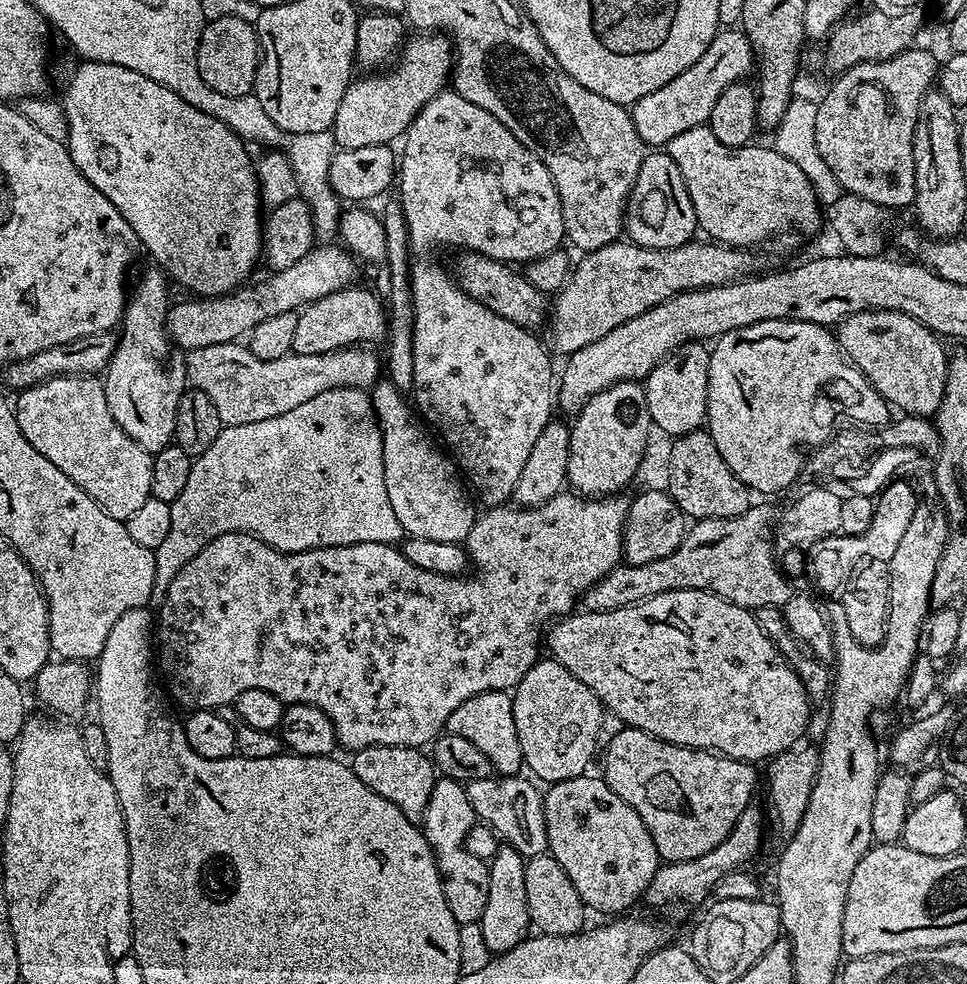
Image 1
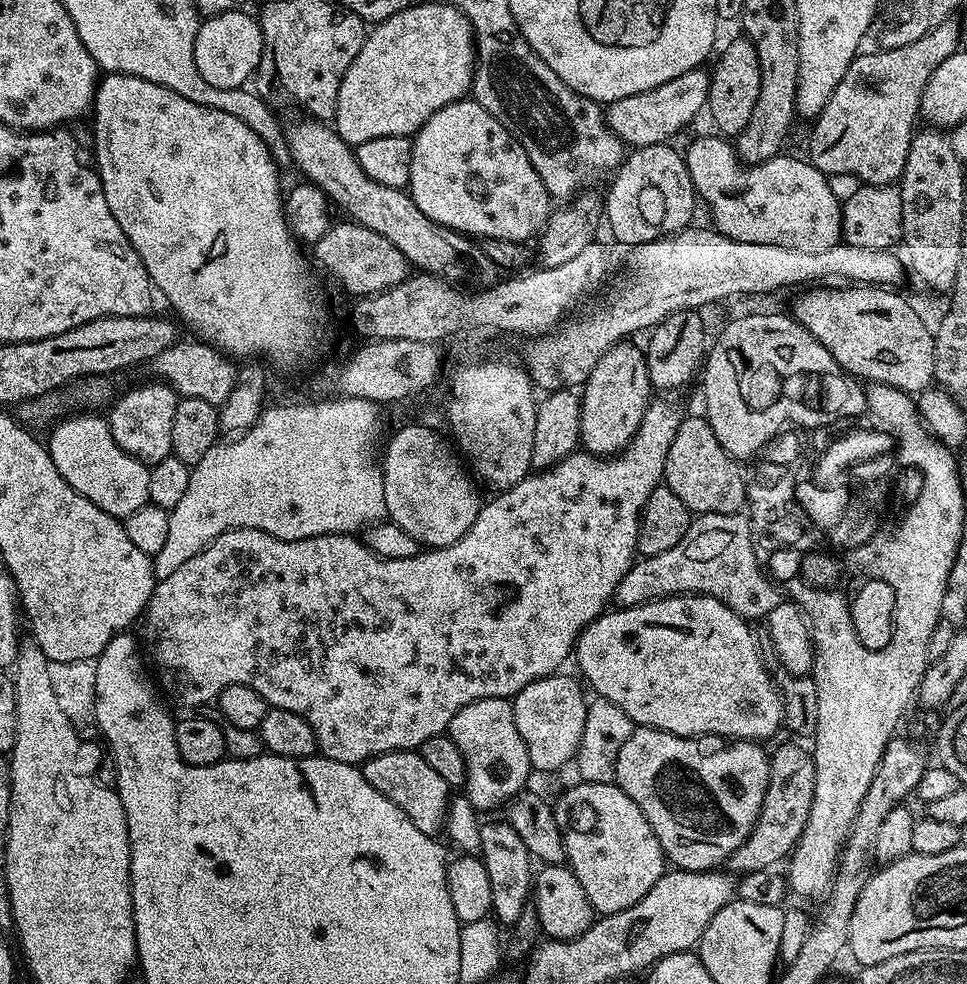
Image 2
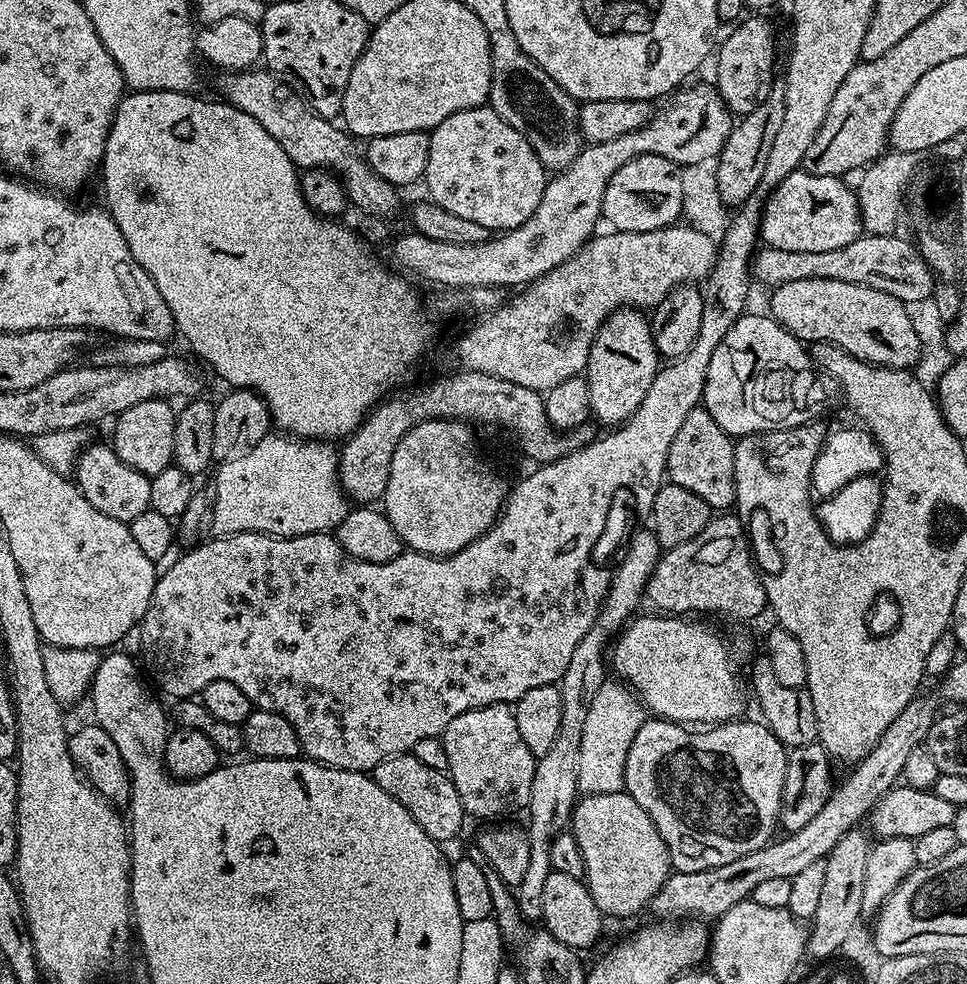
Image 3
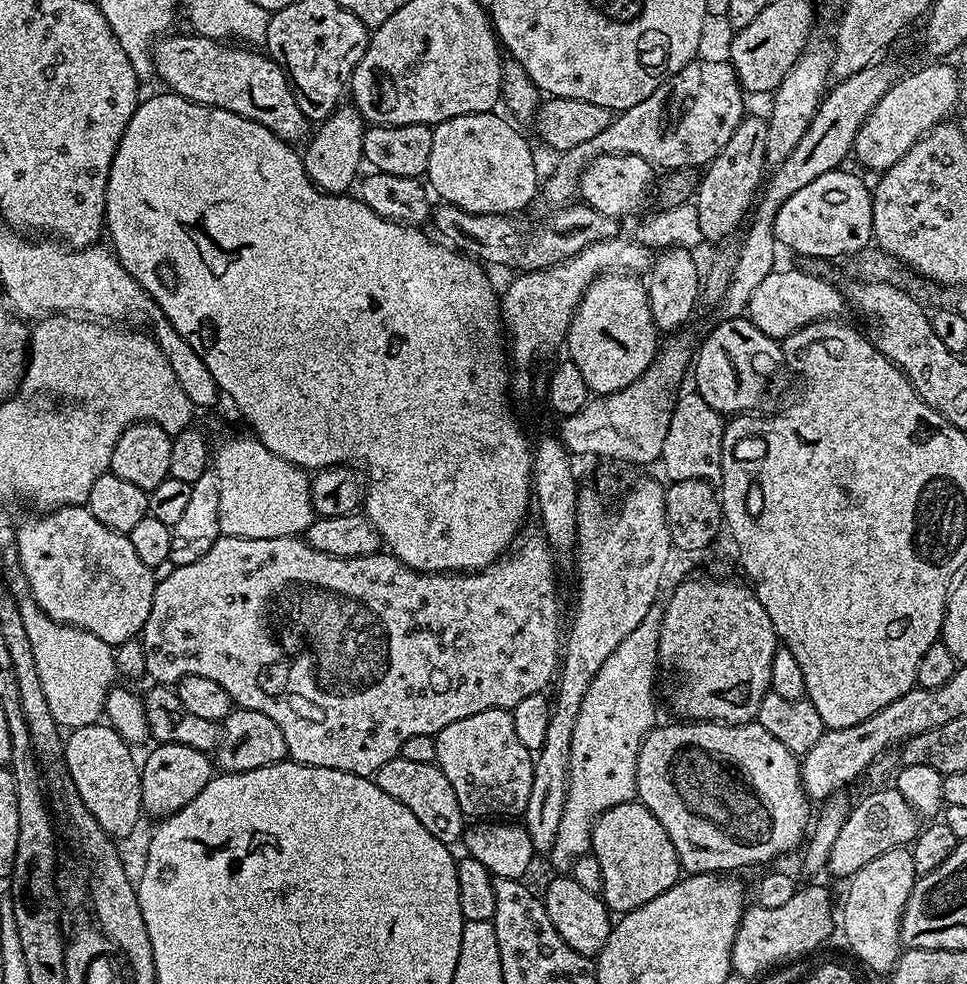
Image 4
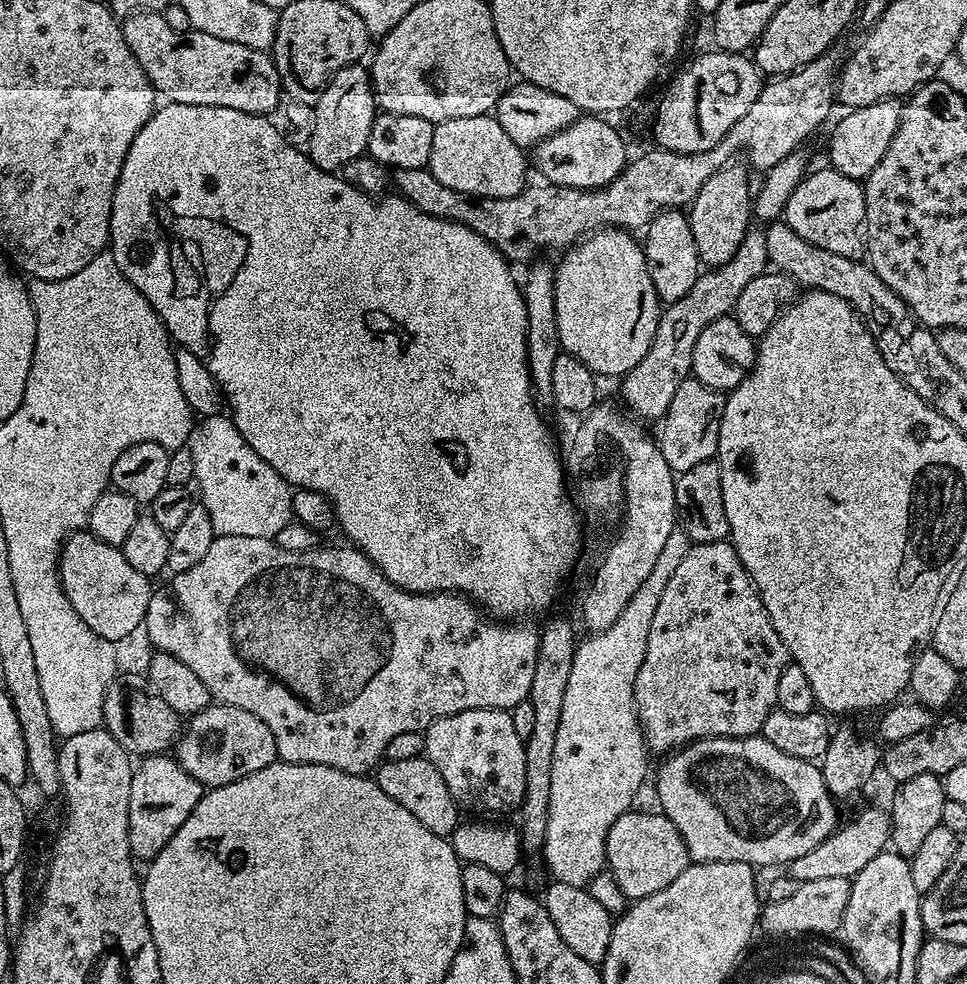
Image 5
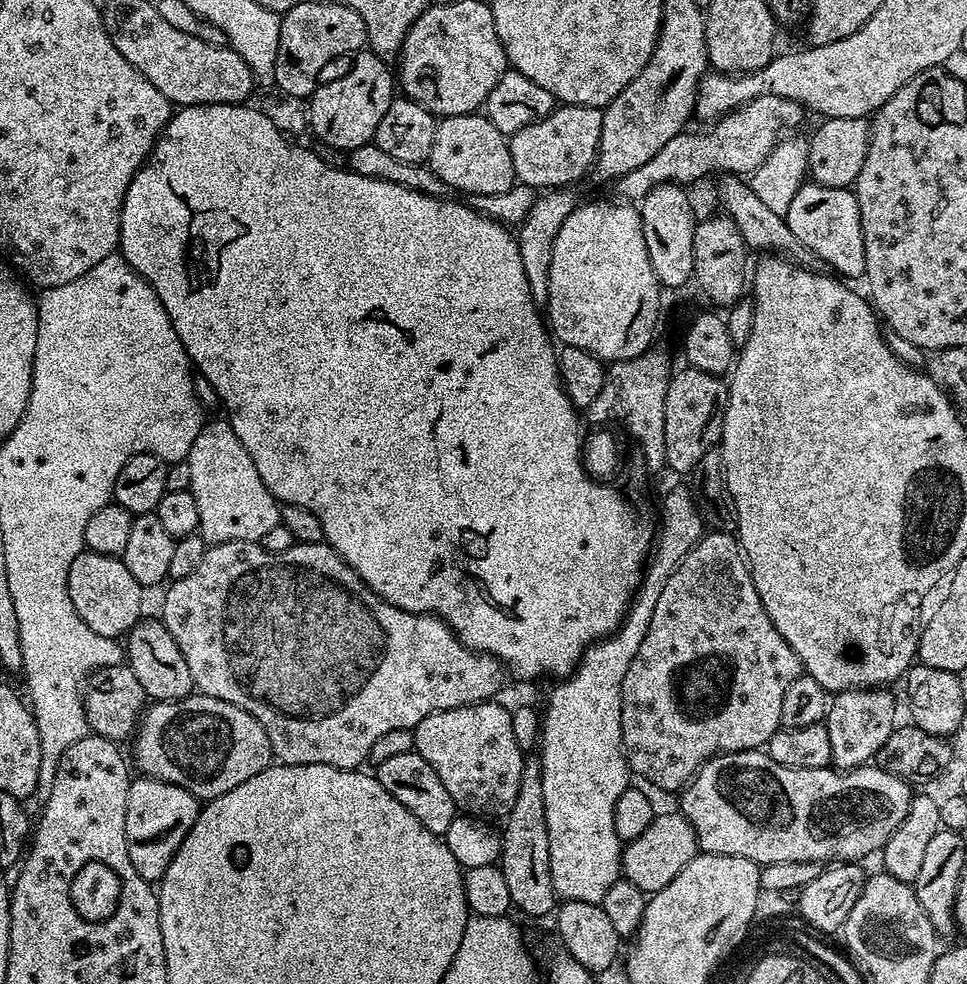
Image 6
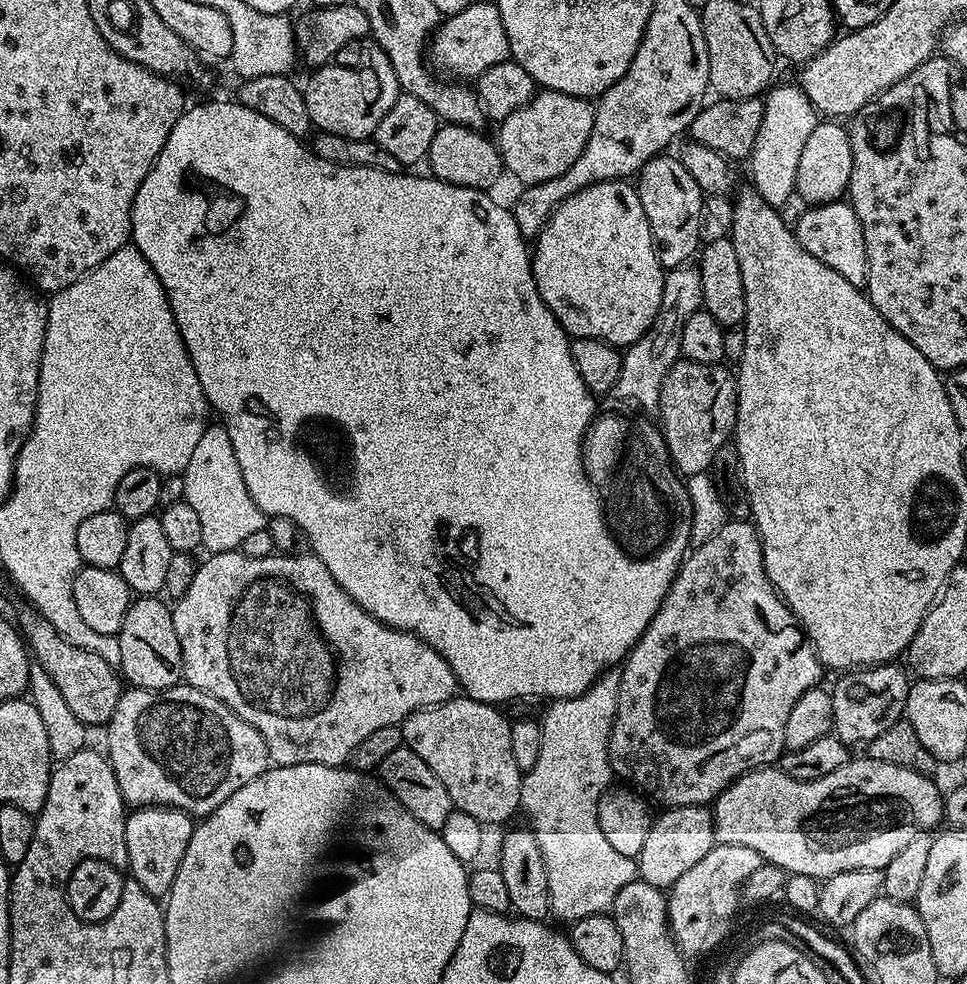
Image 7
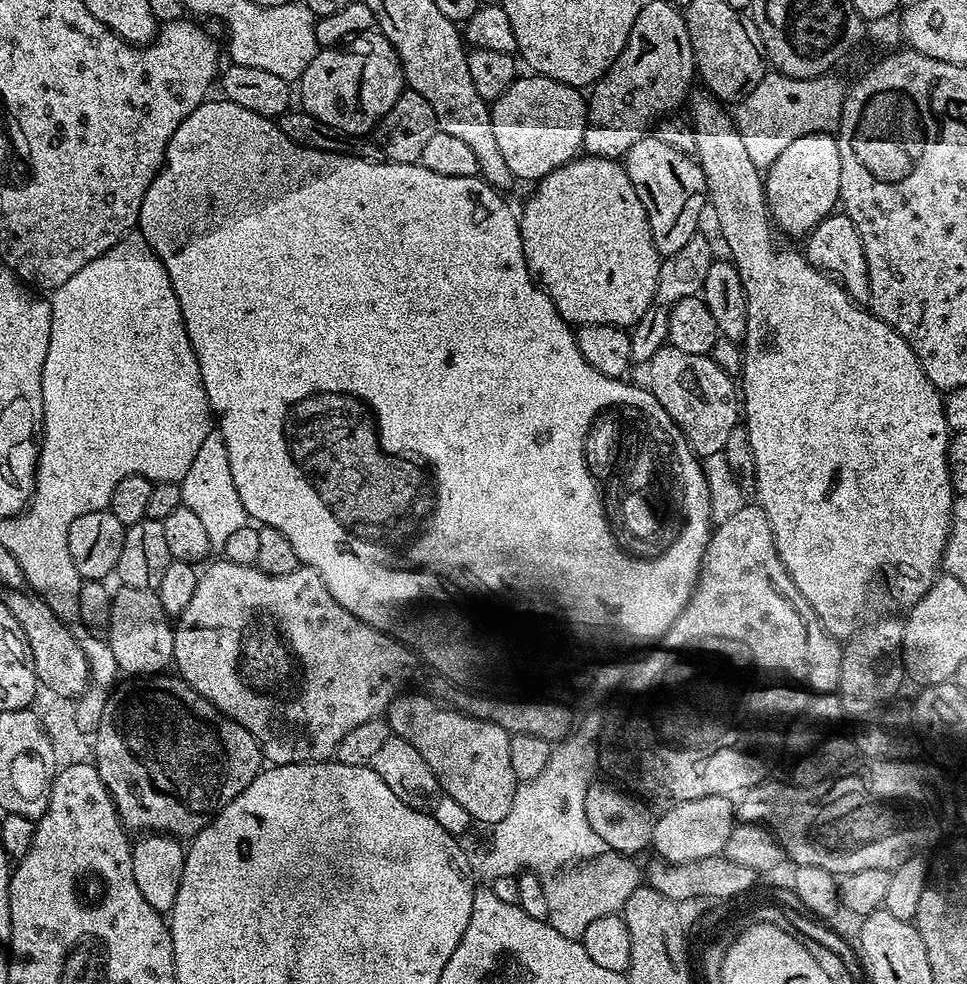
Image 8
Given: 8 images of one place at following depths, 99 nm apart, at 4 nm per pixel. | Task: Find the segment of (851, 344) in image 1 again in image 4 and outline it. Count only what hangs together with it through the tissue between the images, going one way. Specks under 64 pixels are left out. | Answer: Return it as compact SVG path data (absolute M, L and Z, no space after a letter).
M777 267L770 274L766 274L766 278L762 278L762 282L754 290L754 294L750 294L750 302L746 309L746 318L754 326L758 326L758 330L762 330L762 334L766 334L772 340L783 342L790 334L794 334L802 326L811 324L814 320L831 320L841 315L840 311L846 308L846 296L843 291L840 292L828 280L823 280L820 276L815 276L812 272L803 272L800 268L783 268Z

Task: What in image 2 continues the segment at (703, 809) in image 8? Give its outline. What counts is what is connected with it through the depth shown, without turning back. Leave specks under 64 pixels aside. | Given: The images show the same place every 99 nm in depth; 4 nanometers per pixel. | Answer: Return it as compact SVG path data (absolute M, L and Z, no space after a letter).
M576 782L573 788L568 788L561 794L560 801L555 801L554 811L556 813L556 821L560 827L560 833L564 839L564 855L566 857L567 867L571 868L573 874L578 878L578 882L582 882L582 890L586 890L586 898L590 898L593 909L595 909L597 913L609 916L618 910L626 910L630 906L634 906L634 902L641 900L646 894L646 890L650 890L650 886L654 886L654 882L658 882L658 878L664 876L666 871L666 857L662 846L658 842L658 838L654 834L650 822L646 822L646 814L642 814L642 810L638 810L636 803L620 789L619 784L615 782L610 784L586 784Z

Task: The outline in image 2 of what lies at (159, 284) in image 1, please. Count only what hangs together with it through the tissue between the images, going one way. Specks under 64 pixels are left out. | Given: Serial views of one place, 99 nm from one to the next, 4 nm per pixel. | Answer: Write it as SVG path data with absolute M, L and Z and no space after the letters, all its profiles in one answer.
M167 382L155 383L140 384L121 396L119 393L111 405L112 413L107 413L106 416L110 434L114 434L114 442L118 442L126 454L143 460L149 466L172 455L174 410L178 403L176 391Z

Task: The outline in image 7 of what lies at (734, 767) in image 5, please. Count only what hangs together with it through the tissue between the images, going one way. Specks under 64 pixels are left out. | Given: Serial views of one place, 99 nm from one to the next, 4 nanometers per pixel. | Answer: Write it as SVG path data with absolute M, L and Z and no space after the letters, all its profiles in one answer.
M849 758L842 766L838 766L838 770L834 770L834 774L826 774L826 778L818 778L817 780L790 778L776 766L765 766L755 768L753 772L743 772L732 784L727 784L720 791L719 796L711 805L710 811L716 831L717 844L750 846L750 850L757 852L767 863L784 869L785 873L793 876L806 874L812 876L818 882L823 882L830 879L834 874L842 874L846 870L883 870L900 850L909 845L918 830L935 829L937 827L935 824L939 825L943 821L944 797L936 788L932 776L923 776L914 770L906 770L906 766L890 766L890 762L878 762L867 758L861 758L861 760Z

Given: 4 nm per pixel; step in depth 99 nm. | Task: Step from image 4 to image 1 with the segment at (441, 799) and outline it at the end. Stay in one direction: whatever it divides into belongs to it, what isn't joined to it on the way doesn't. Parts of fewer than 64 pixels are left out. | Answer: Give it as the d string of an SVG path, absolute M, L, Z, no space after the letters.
M366 746L351 753L350 766L354 774L358 774L358 778L370 786L370 790L374 790L374 794L382 794L386 802L394 802L394 806L398 806L406 818L423 821L430 794L438 779L436 766L427 751L406 746Z

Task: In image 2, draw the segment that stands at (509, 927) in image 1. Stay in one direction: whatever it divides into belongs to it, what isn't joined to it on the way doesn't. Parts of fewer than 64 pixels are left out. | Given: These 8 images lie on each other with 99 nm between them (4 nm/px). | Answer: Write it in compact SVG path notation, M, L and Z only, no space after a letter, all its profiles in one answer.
M500 818L500 820L490 821L489 824L483 824L481 823L478 828L478 833L480 832L478 856L486 866L486 874L490 874L492 912L501 925L514 926L518 922L518 914L522 914L522 910L529 907L530 897L534 892L534 861L532 855L526 850L526 842L522 842L522 838L518 838L514 826L510 826L507 819Z

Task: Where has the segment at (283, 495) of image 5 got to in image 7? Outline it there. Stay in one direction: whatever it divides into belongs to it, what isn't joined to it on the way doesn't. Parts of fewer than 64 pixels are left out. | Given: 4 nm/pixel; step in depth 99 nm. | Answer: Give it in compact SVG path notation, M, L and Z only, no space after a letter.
M209 426L198 441L194 455L190 462L186 462L186 470L182 473L184 477L184 499L183 503L194 506L194 514L198 514L200 525L202 525L202 548L205 553L235 552L242 542L250 534L266 527L264 511L250 498L250 490L246 490L246 481L242 478L242 470L238 470L238 458L234 458L234 450L230 446L228 432L222 426Z

